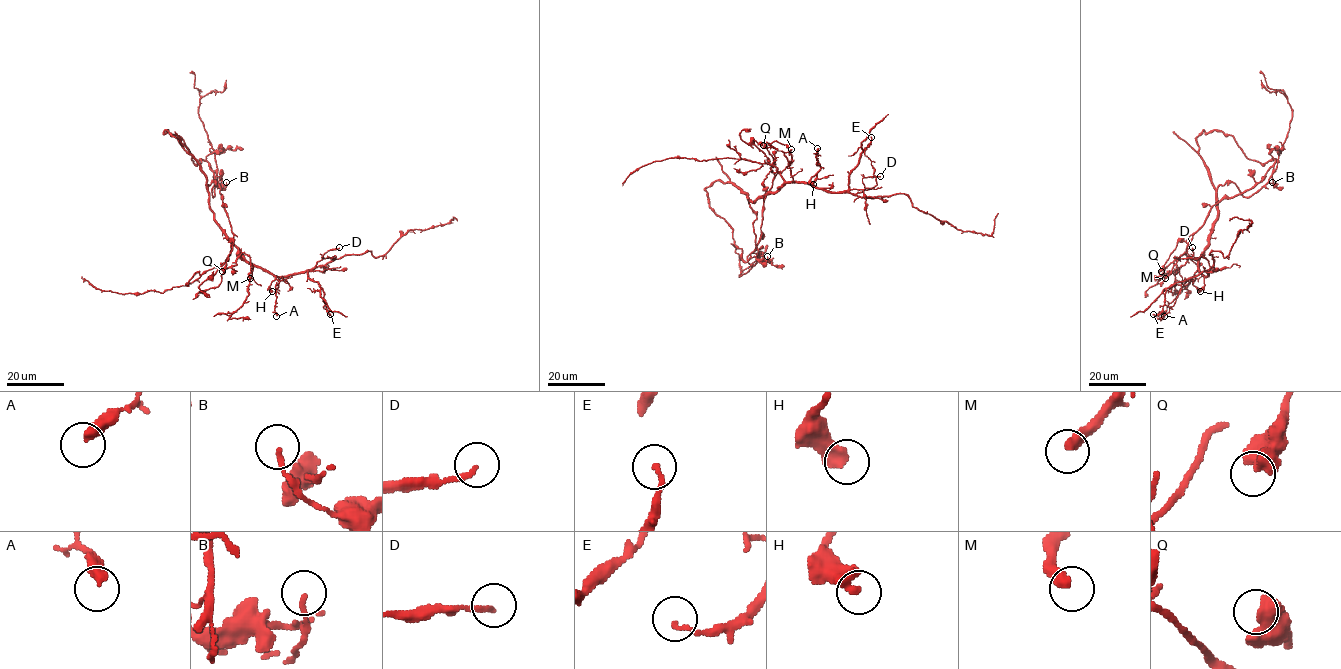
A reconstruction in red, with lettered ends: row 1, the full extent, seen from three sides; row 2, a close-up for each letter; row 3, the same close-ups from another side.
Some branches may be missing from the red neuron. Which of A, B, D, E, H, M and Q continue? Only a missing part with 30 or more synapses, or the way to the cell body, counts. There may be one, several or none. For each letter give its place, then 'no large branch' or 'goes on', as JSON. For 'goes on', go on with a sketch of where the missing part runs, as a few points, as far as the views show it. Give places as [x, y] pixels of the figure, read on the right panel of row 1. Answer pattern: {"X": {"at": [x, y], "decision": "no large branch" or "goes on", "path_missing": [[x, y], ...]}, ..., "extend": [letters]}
{"A": {"at": [1164, 316], "decision": "no large branch"}, "B": {"at": [1272, 182], "decision": "no large branch"}, "D": {"at": [1192, 247], "decision": "no large branch"}, "E": {"at": [1153, 314], "decision": "no large branch"}, "H": {"at": [1200, 291], "decision": "no large branch"}, "M": {"at": [1165, 278], "decision": "no large branch"}, "Q": {"at": [1161, 271], "decision": "no large branch"}, "extend": []}

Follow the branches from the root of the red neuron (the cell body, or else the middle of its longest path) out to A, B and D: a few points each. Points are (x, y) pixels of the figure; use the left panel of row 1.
A: (201, 167), (209, 193), (209, 207), (216, 224), (248, 261), (265, 269), (279, 281), (274, 306), (276, 316)
B: (201, 167), (165, 130), (183, 140), (195, 164), (201, 159), (209, 164), (216, 185), (226, 182)
D: (201, 167), (214, 220), (248, 261), (276, 275), (285, 276), (311, 270), (325, 252), (339, 247)

